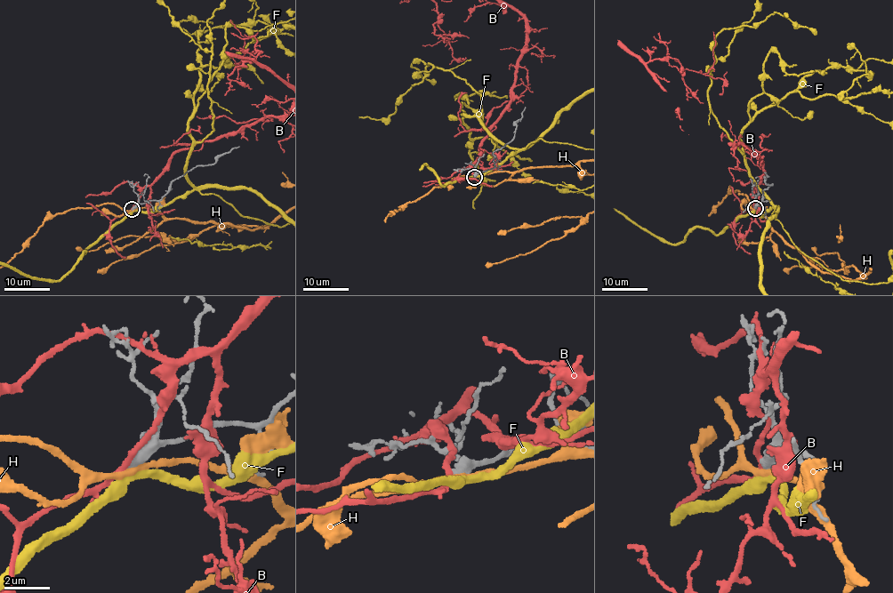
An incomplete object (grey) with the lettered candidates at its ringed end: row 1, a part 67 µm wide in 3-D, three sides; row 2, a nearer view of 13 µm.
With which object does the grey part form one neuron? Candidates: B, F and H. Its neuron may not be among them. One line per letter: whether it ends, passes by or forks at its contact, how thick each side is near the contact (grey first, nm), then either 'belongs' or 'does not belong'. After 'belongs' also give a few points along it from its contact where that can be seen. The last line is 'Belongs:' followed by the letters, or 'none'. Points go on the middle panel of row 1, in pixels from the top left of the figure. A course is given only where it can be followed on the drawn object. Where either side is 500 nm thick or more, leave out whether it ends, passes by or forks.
B: 500 nm thick on the grey side, 200 nm on the other; does not belong
F: it passes by; 480 nm thick on the grey side, 360 nm on the other; does not belong
H: 550 nm thick on the grey side, 260 nm on the other; does not belong
Belongs: none

